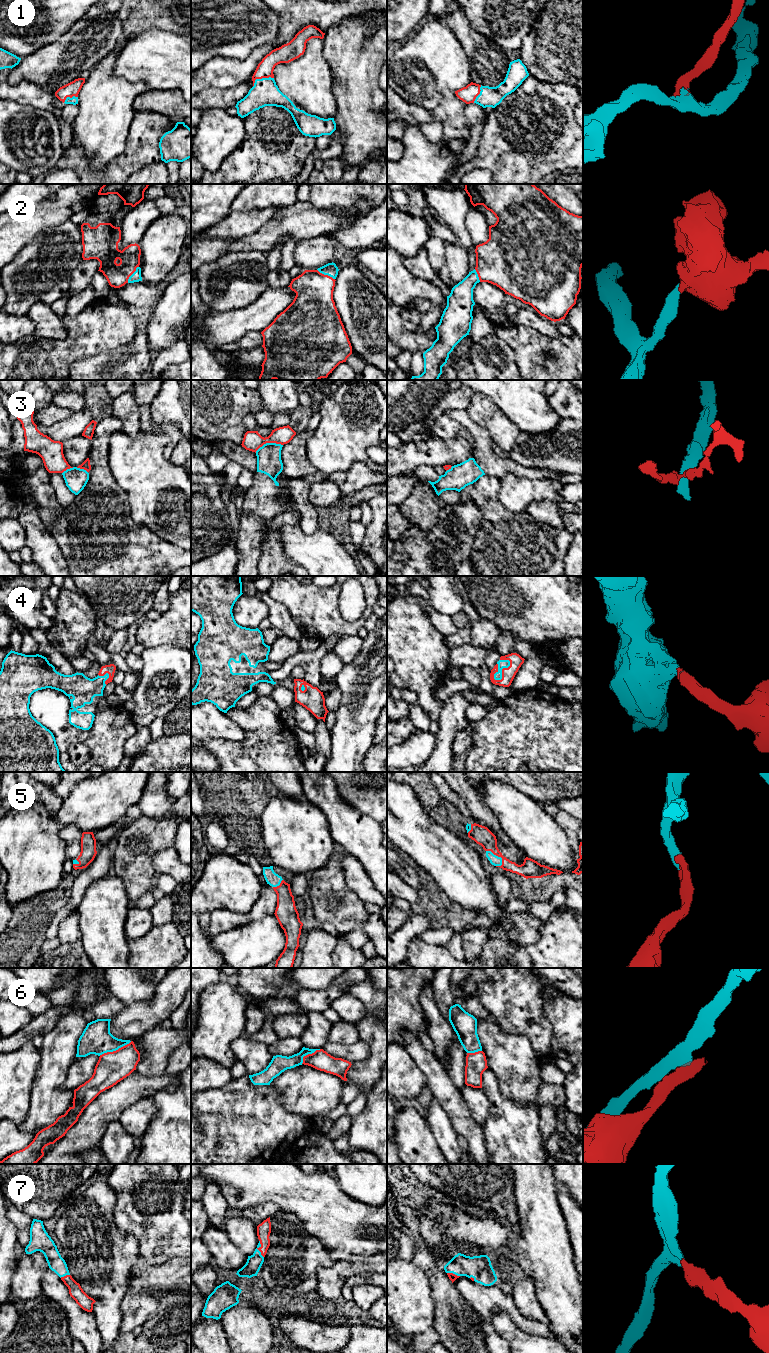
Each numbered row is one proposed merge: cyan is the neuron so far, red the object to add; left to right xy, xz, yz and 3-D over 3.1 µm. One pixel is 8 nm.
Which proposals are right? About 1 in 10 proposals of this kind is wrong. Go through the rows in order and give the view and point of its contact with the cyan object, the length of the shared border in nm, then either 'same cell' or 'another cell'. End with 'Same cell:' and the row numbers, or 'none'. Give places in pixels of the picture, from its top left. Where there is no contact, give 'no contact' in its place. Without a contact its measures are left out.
1: meets cyan in xz at (262, 78); contact 180 nm long; same cell
2: meets cyan in xz at (326, 274); contact 170 nm long; same cell
3: meets cyan in xz at (268, 443); contact 240 nm long; another cell
4: meets cyan in yz at (501, 670); contact 200 nm long; same cell
5: meets cyan in yz at (497, 856); contact 180 nm long; same cell
6: meets cyan in xy at (115, 1050); contact 280 nm long; another cell
7: meets cyan in xz at (257, 1249); contact 150 nm long; same cell
Same cell: 1, 2, 4, 5, 7

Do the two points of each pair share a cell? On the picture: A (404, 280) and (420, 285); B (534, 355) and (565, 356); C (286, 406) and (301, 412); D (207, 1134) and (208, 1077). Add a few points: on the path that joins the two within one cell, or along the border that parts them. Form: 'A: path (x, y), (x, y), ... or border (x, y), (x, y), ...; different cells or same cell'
A: path (408, 284), (416, 285); same cell
B: path (542, 362), (557, 362); same cell
C: border (299, 405), (288, 415); different cells
D: border (230, 1080), (219, 1087), (210, 1087), (201, 1092); different cells

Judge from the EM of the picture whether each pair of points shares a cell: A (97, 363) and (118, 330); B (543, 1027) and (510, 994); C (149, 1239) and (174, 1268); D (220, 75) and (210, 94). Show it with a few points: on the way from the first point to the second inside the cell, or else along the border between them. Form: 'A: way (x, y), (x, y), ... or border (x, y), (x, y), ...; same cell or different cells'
A: border (126, 343), (111, 350), (100, 351), (81, 358); different cells
B: way (535, 1019), (518, 1002); same cell
C: border (180, 1257), (174, 1257), (159, 1264), (147, 1265); different cells
D: border (237, 84), (229, 88), (206, 87), (201, 91); different cells

